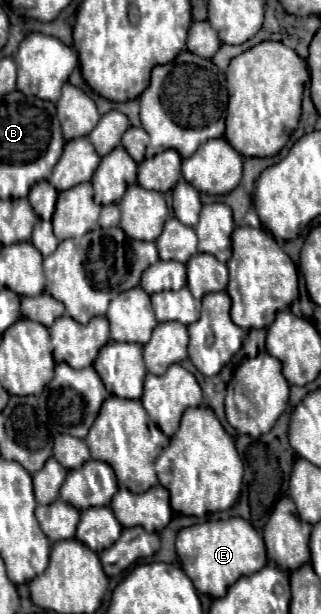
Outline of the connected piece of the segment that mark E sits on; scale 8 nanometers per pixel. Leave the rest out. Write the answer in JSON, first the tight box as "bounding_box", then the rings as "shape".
{"bounding_box":[176,518,266,598],"shape":[[[228,518],[218,522],[194,524],[190,528],[182,528],[176,538],[178,560],[194,582],[196,590],[208,594],[212,598],[220,598],[226,590],[240,578],[252,572],[258,572],[266,566],[266,548],[262,536],[254,530],[254,526],[244,518]]]}

